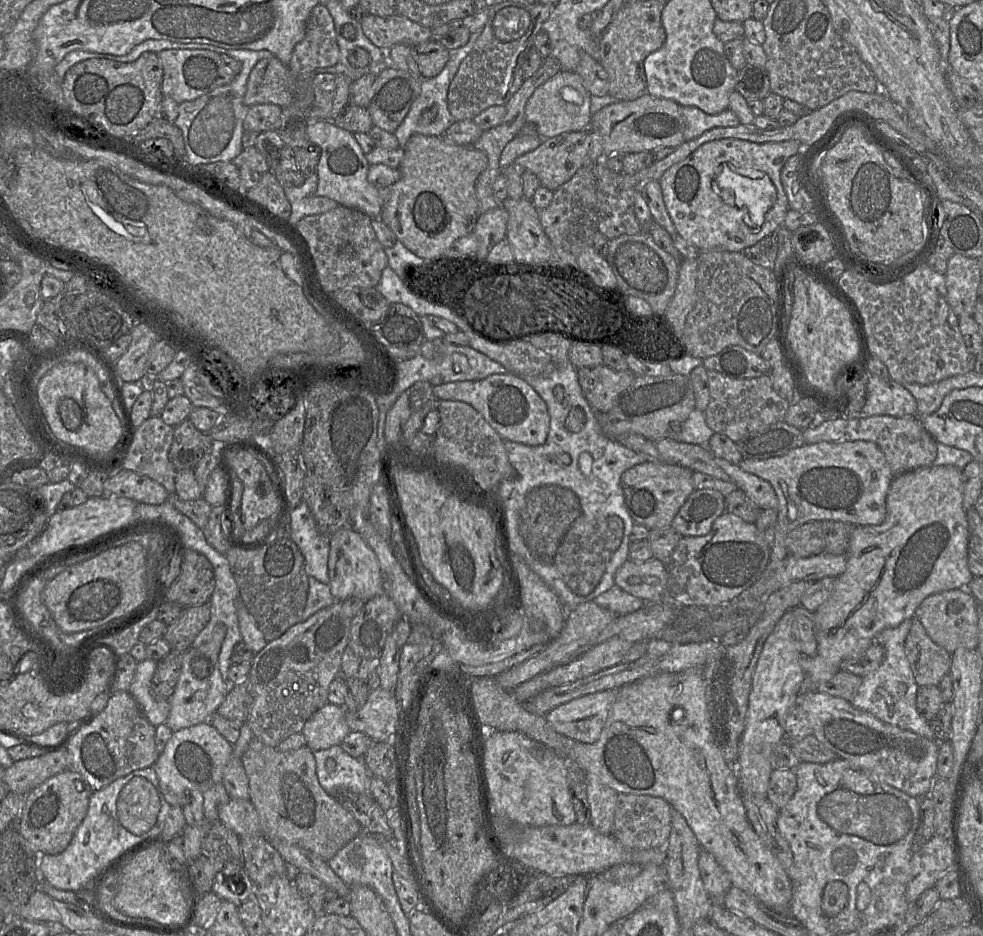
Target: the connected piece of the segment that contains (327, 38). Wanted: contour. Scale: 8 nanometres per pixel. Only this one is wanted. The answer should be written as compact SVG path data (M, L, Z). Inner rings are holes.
M317 4L306 24L304 38L292 52L288 68L296 77L311 77L316 68L335 66L340 57L334 21L327 7Z

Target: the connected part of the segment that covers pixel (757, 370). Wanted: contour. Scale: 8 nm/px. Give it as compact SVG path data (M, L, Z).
M736 345L703 359L703 366L737 379L757 378L771 370L761 355Z

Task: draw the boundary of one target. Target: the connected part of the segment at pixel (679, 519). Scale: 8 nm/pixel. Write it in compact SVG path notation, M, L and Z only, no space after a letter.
M713 488L694 490L674 517L671 528L681 537L707 535L713 522L726 512L725 499Z

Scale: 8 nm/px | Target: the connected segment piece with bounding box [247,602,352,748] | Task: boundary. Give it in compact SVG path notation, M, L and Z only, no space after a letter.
M336 602L317 611L306 621L290 627L283 635L268 642L255 654L249 672L253 705L247 720L254 738L276 748L290 735L302 732L307 720L329 703L329 685L340 675L342 655L349 643L351 621L342 609L342 602Z

